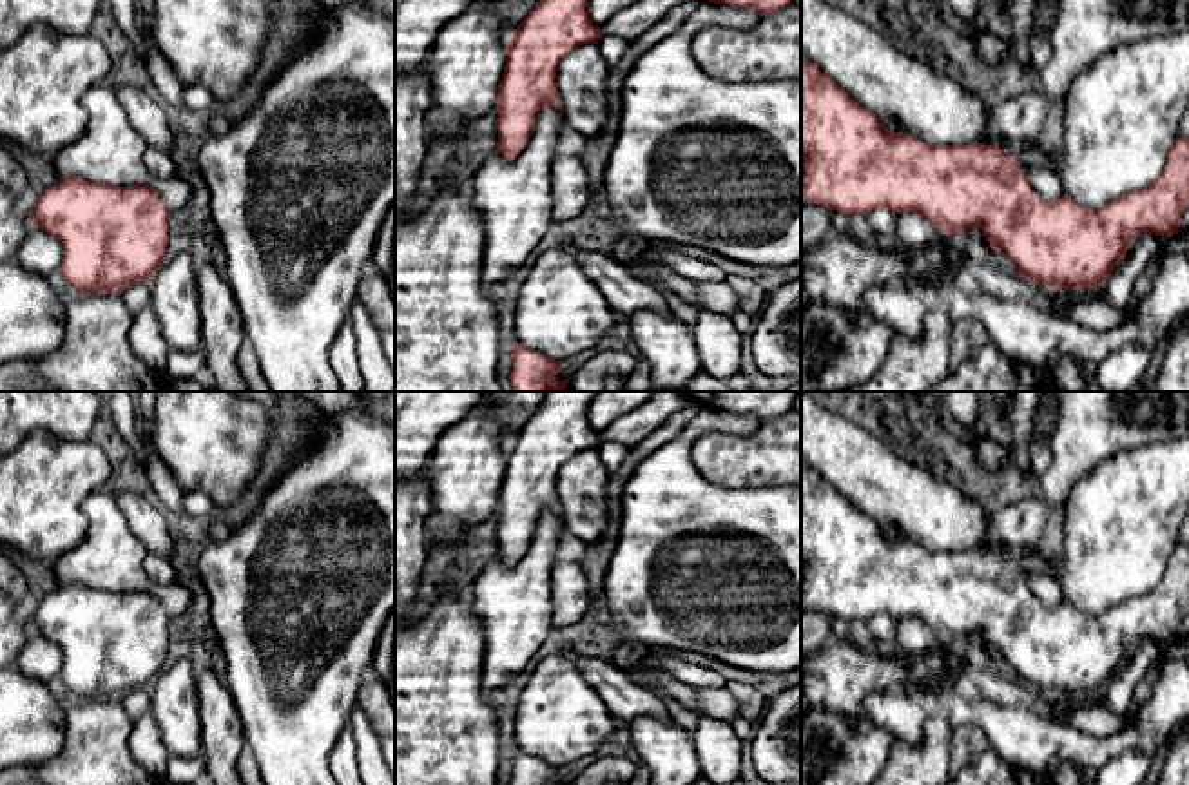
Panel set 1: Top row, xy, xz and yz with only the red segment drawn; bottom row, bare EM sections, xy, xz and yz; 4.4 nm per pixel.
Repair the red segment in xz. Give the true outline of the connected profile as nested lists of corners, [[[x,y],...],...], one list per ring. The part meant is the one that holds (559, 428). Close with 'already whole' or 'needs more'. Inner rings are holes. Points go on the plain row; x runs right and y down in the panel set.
[[[546,392],[536,412],[515,435],[508,450],[508,468],[497,500],[497,557],[506,566],[517,564],[527,551],[540,517],[551,511],[562,517],[562,504],[556,491],[560,468],[578,451],[598,450],[600,433],[589,424],[589,406],[600,392]]] | already whole

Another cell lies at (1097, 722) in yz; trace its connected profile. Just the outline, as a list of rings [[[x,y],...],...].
[[[1100,707],[1066,711],[1058,725],[1080,731],[1082,734],[1106,738],[1124,732],[1135,725],[1136,718],[1122,718]]]

